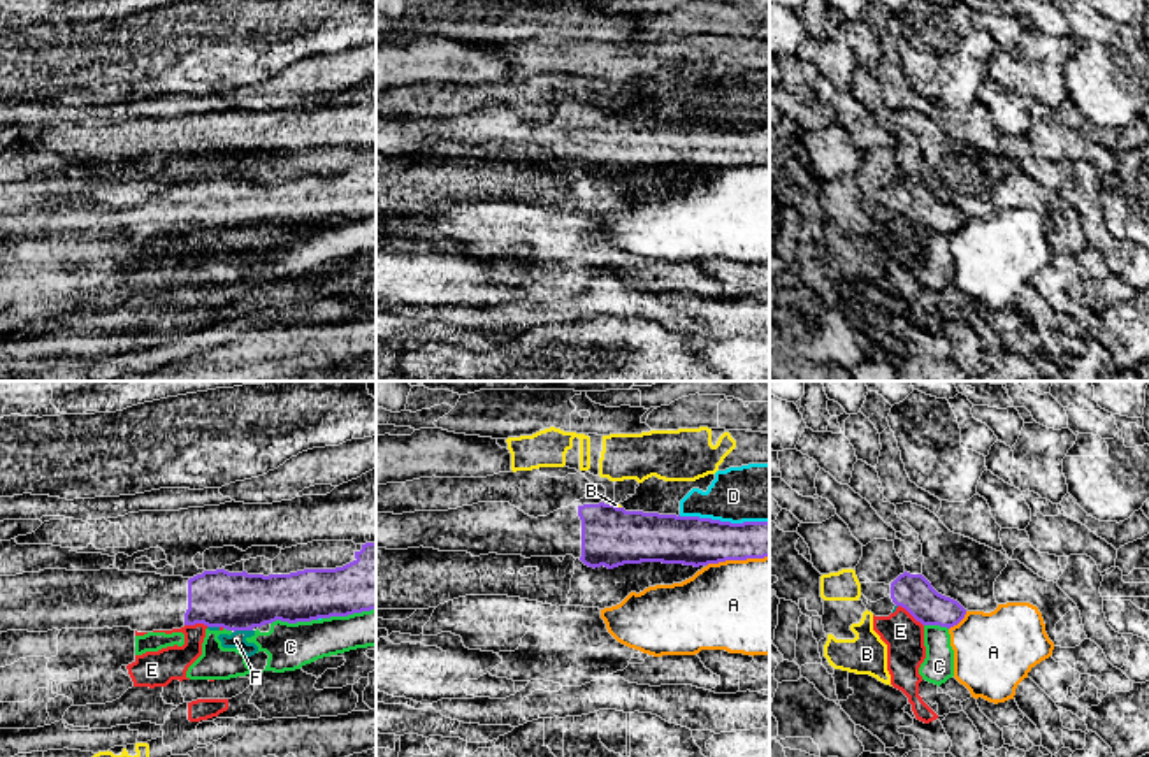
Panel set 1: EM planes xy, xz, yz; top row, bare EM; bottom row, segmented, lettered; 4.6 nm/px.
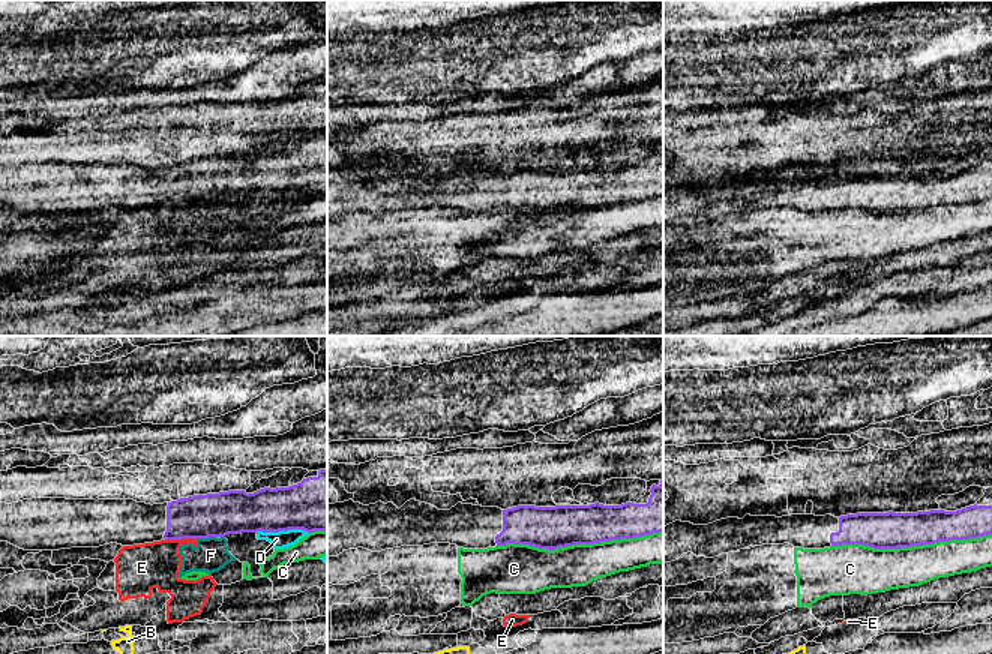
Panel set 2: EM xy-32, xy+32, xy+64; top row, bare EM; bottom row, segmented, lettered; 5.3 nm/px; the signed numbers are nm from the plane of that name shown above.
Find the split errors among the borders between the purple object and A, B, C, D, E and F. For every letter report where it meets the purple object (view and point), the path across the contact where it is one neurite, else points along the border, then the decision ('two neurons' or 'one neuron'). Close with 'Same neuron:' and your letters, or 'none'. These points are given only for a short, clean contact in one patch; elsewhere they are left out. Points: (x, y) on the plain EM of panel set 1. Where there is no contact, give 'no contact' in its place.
A: xz (737, 165) | two neurons
B: xz (615, 113) | along xz (614, 111), (621, 115) | two neurons
C: xy (348, 220) | two neurons
D: xz (724, 129) | two neurons
E: yz (910, 220) | along yz (898, 211), (923, 232) | two neurons
F: xy (243, 236) | along xy (252, 236), (238, 236), (234, 239) | two neurons
Same neuron: none

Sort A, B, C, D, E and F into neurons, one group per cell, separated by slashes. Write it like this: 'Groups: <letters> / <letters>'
Groups: A / B / C / D E F

